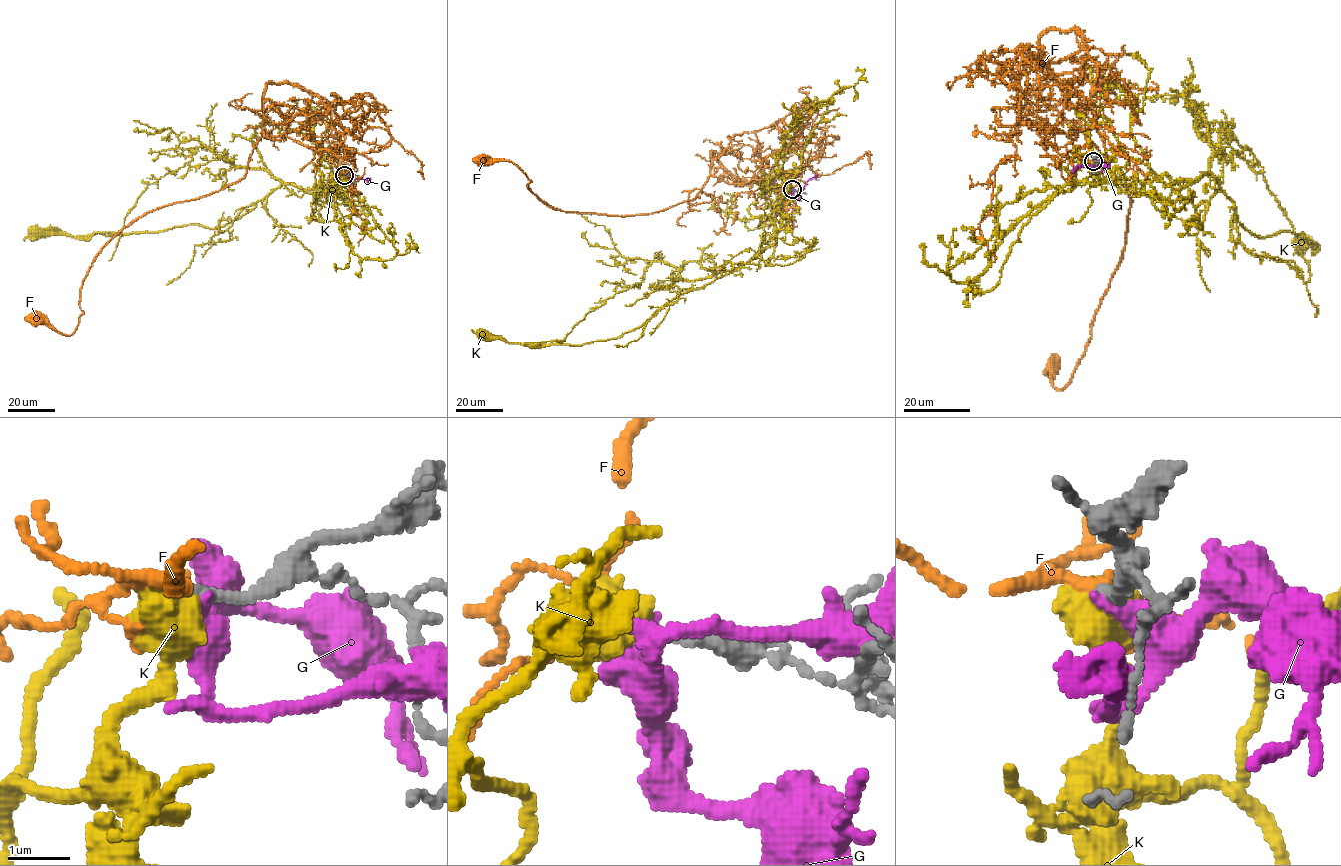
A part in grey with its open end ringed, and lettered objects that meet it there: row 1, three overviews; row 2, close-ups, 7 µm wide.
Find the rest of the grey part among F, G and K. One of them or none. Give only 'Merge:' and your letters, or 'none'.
Merge: F

